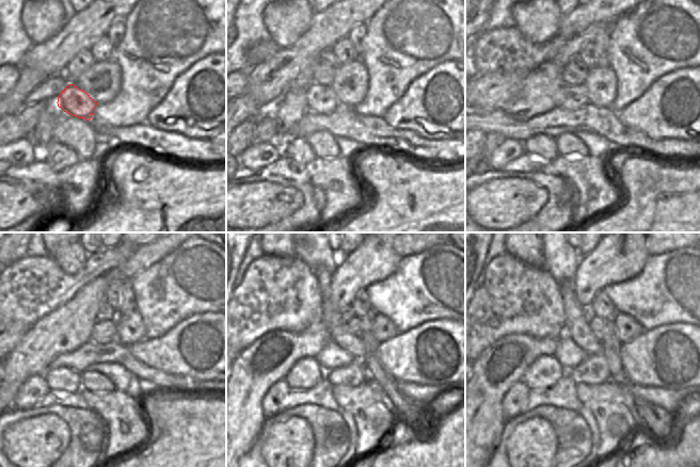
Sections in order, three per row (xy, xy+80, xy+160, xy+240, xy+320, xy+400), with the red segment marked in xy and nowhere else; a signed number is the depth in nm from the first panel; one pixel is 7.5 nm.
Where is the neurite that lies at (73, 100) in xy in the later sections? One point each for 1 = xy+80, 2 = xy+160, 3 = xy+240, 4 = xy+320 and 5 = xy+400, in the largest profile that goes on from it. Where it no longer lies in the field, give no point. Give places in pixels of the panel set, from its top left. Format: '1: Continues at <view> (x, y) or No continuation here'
1: Continues at xy+80 (321, 99)
2: Continues at xy+160 (568, 97)
3: Continues at xy+240 (104, 332)
4: Continues at xy+320 (354, 324)
5: Continues at xy+400 (598, 325).

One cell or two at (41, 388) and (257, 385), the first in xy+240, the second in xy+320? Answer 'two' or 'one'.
two

